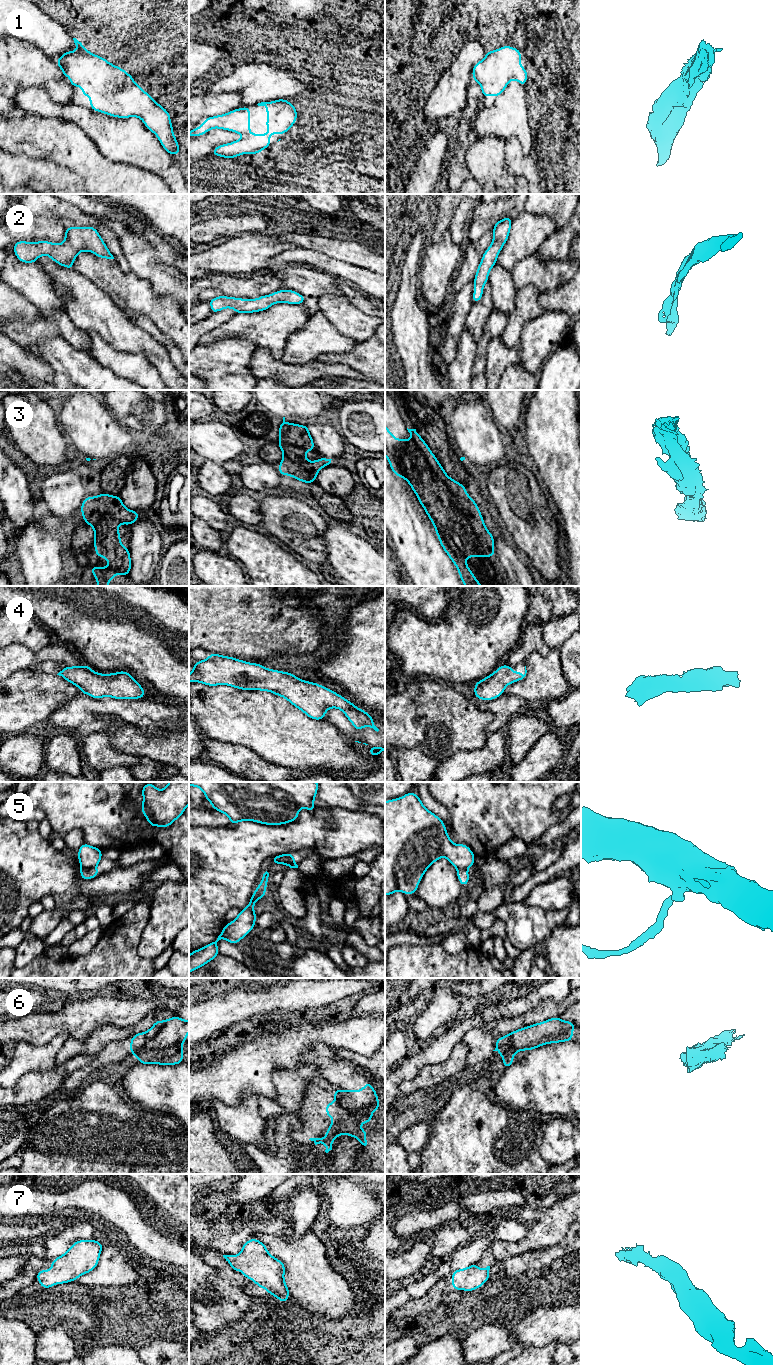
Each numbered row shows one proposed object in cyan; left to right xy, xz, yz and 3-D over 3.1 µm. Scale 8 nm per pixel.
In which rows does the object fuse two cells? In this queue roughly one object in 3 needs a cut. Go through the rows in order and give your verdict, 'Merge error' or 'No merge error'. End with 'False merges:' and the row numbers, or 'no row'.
1: No merge error
2: No merge error
3: No merge error
4: No merge error
5: Merge error
6: Merge error
7: No merge error
False merges: 5, 6

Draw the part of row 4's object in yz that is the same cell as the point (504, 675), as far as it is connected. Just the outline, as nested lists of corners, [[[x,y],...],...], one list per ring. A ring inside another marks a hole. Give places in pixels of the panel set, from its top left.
[[[510,665],[498,666],[497,670],[491,675],[485,677],[484,679],[478,681],[474,685],[474,695],[477,699],[482,699],[484,701],[489,701],[498,698],[504,694],[504,689],[510,684],[522,680],[526,676],[527,670],[525,666],[525,674],[523,675],[520,671],[513,672]]]

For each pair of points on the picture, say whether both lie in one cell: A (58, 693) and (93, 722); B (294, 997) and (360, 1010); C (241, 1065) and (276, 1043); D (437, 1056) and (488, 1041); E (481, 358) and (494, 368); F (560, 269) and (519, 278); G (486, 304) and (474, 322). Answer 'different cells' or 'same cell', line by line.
A: different cells
B: different cells
C: same cell
D: different cells
E: different cells
F: same cell
G: same cell

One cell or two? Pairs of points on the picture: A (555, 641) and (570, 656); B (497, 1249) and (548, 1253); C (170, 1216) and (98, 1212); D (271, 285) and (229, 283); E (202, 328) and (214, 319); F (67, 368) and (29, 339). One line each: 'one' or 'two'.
A: two
B: two
C: two
D: one
E: one
F: two

